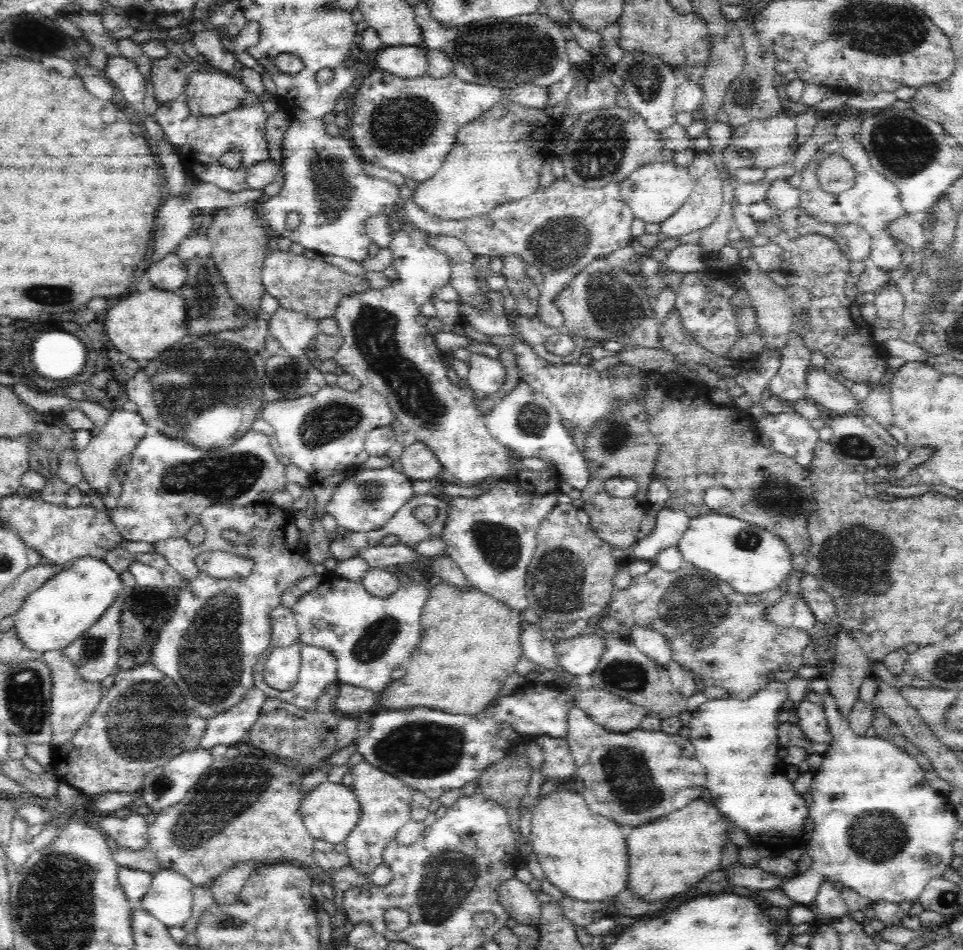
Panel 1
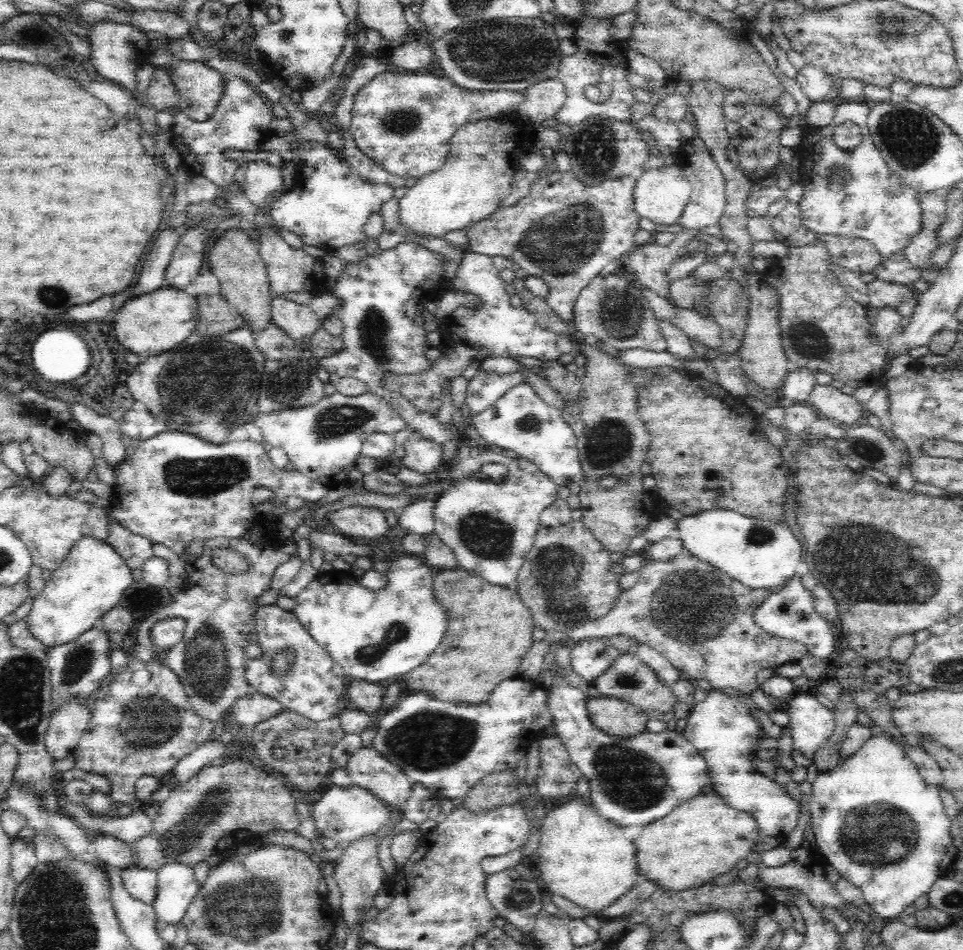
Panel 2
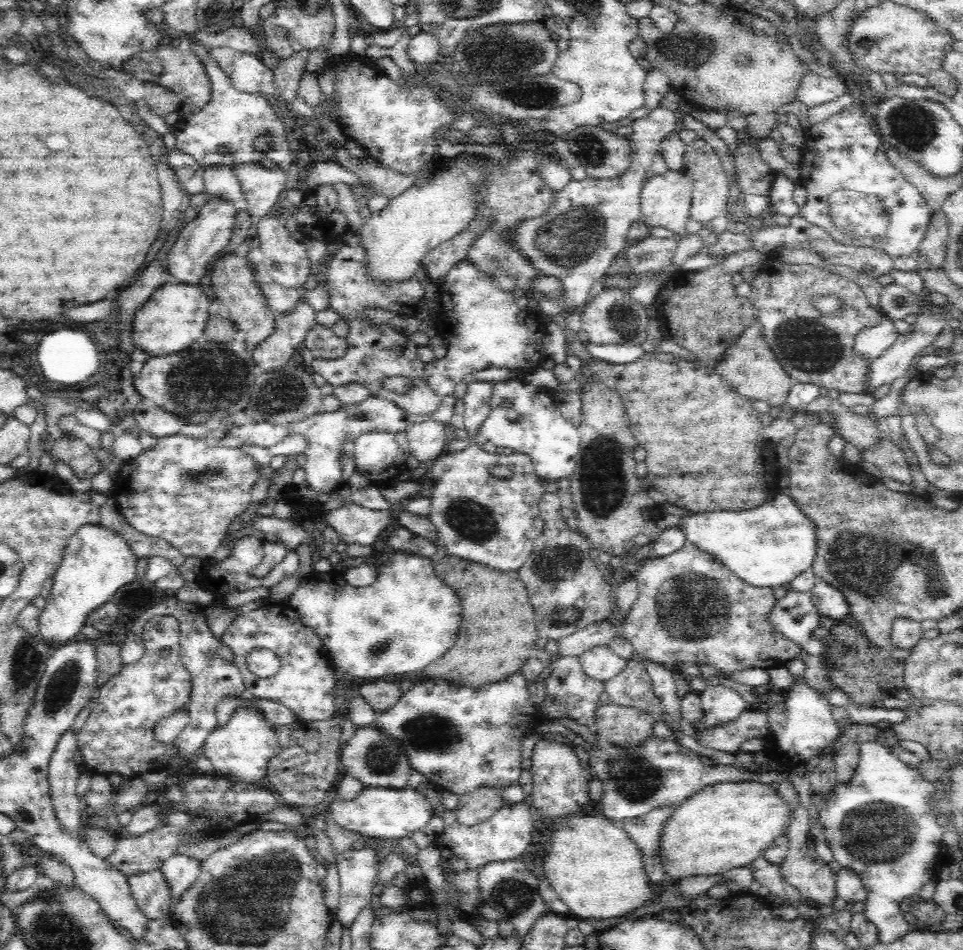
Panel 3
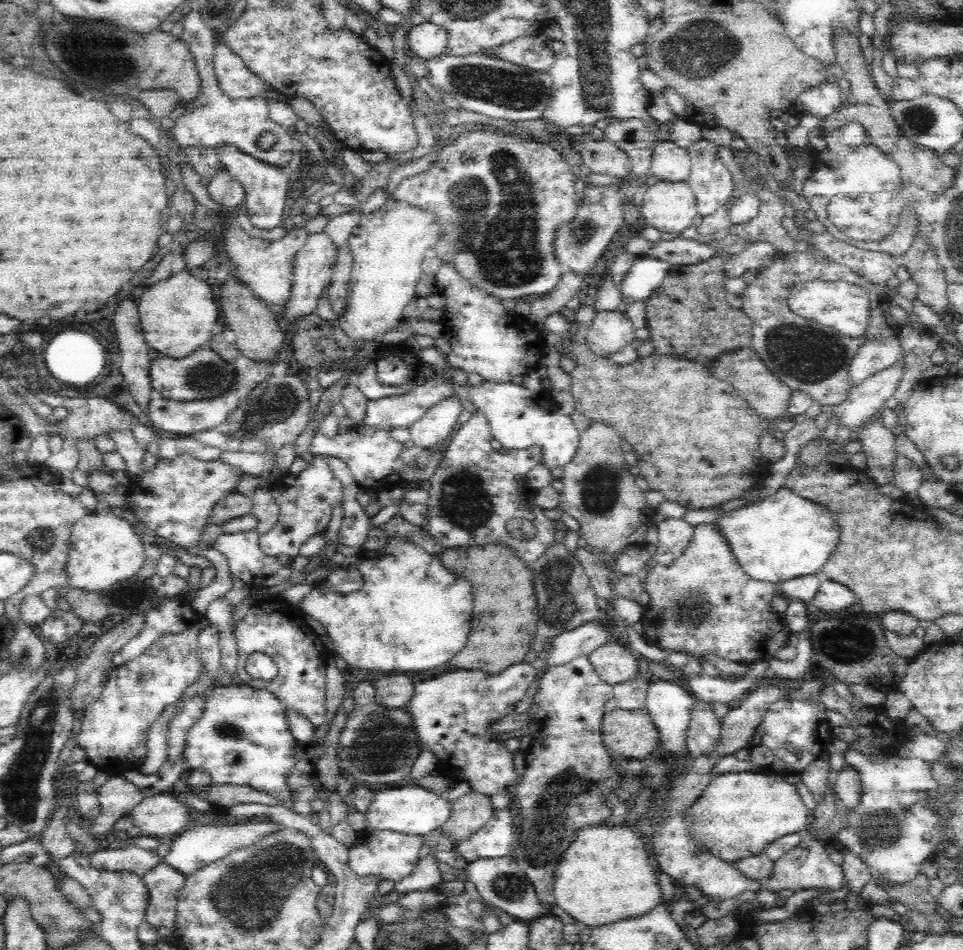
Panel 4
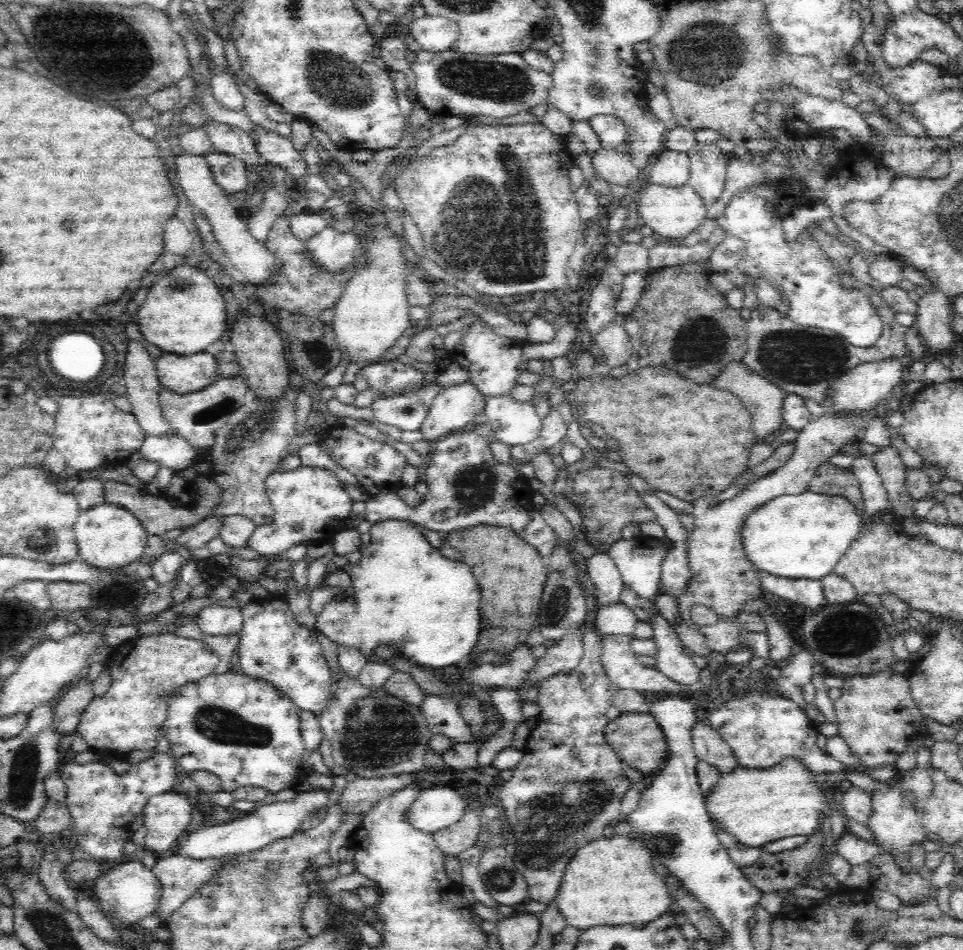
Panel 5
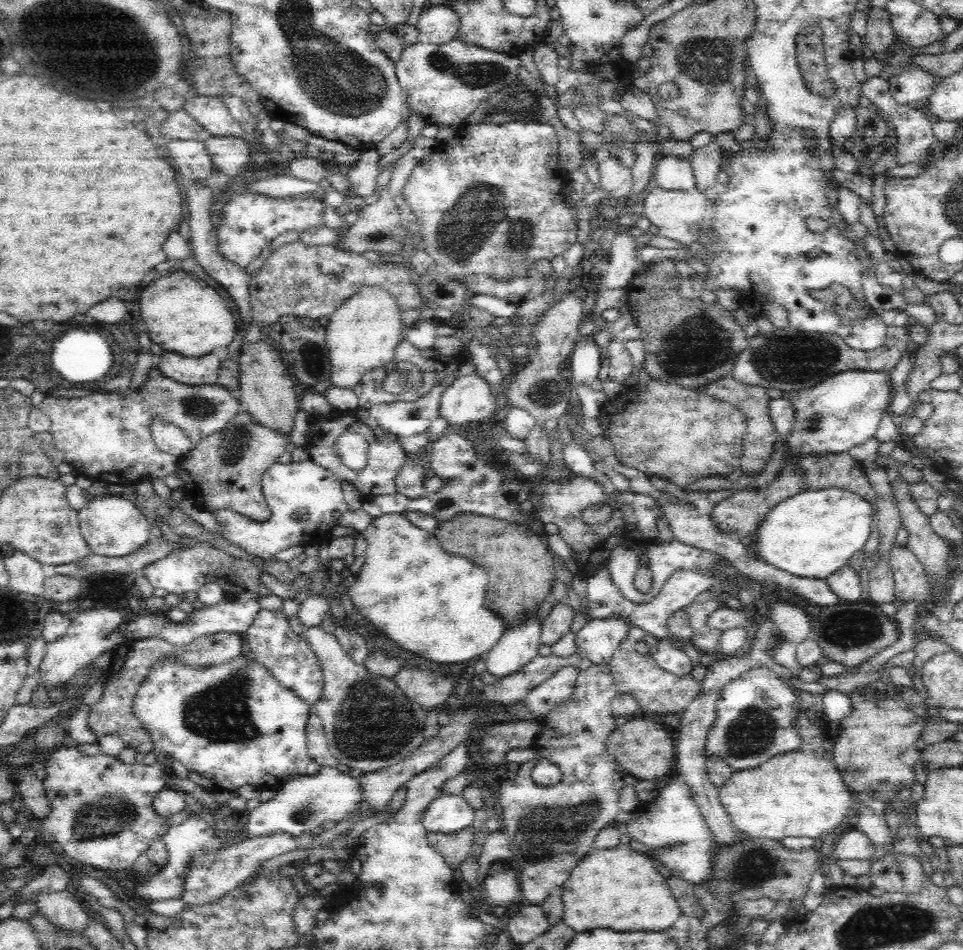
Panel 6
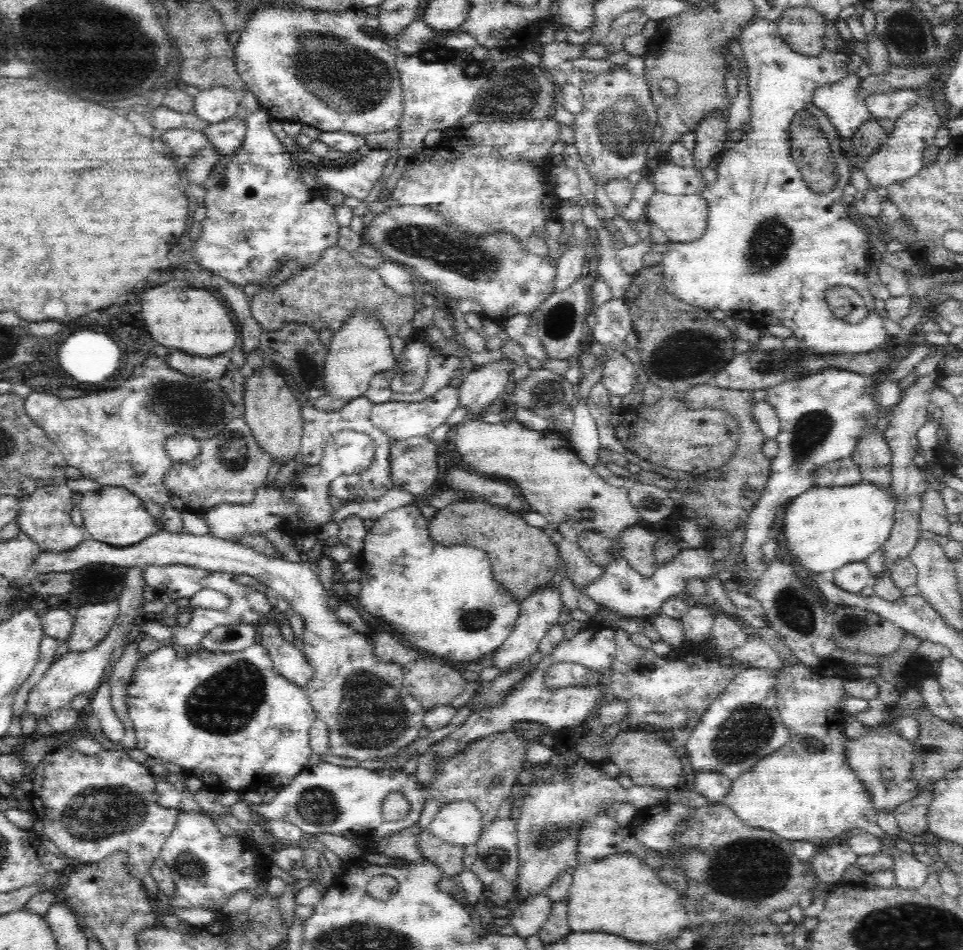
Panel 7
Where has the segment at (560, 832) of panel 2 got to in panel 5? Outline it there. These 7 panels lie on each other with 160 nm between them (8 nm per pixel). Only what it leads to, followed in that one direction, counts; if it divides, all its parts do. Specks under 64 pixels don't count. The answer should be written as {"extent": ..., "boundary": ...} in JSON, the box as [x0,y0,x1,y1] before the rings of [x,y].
{"extent":[555,834,673,932],"boundary":[[[614,834],[610,838],[599,837],[598,840],[583,846],[570,859],[566,867],[562,884],[555,904],[564,916],[566,925],[578,928],[581,932],[598,926],[615,926],[624,924],[648,924],[671,913],[673,903],[671,894],[663,877],[652,868],[659,849],[635,841],[633,836]]]}

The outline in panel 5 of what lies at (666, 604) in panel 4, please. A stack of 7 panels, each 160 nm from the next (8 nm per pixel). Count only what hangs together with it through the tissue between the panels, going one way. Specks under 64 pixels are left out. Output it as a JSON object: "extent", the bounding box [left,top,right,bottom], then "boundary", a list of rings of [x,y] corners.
{"extent":[677,414,864,655],"boundary":[[[822,414],[820,417],[812,417],[806,428],[799,434],[794,445],[796,452],[784,466],[761,477],[756,482],[744,486],[741,492],[730,498],[709,507],[703,514],[692,518],[692,530],[687,538],[687,556],[693,579],[688,585],[686,592],[677,598],[681,620],[686,626],[697,630],[706,641],[706,647],[710,652],[719,652],[725,655],[732,650],[740,639],[740,628],[732,621],[722,620],[714,626],[700,627],[692,618],[691,610],[700,605],[710,609],[718,616],[736,616],[742,604],[746,600],[756,599],[760,592],[760,583],[756,577],[753,565],[747,560],[742,542],[742,531],[745,526],[745,518],[757,508],[770,503],[770,500],[780,496],[790,496],[798,493],[810,492],[810,484],[820,464],[826,463],[832,456],[838,455],[841,446],[855,441],[859,433],[864,431],[856,417],[833,416],[833,414]]]}

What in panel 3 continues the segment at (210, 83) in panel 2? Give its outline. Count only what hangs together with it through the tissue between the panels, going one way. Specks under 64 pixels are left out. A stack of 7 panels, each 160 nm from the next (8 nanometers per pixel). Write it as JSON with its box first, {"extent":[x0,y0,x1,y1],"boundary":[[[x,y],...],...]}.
{"extent":[120,42,210,116],"boundary":[[[180,42],[167,45],[158,44],[156,48],[134,52],[125,63],[122,63],[120,70],[125,76],[136,78],[144,84],[158,84],[174,91],[181,100],[179,112],[182,116],[186,116],[194,110],[200,110],[206,104],[206,100],[210,98],[210,80],[202,61]]]}

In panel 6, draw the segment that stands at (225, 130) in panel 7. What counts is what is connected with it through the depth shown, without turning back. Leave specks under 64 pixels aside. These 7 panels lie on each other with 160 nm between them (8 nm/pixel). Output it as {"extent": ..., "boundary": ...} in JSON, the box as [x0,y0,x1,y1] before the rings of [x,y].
{"extent":[204,134,250,178],"boundary":[[[212,134],[204,143],[217,171],[228,174],[230,178],[236,178],[236,174],[244,172],[246,162],[250,158],[250,148],[244,137]]]}

